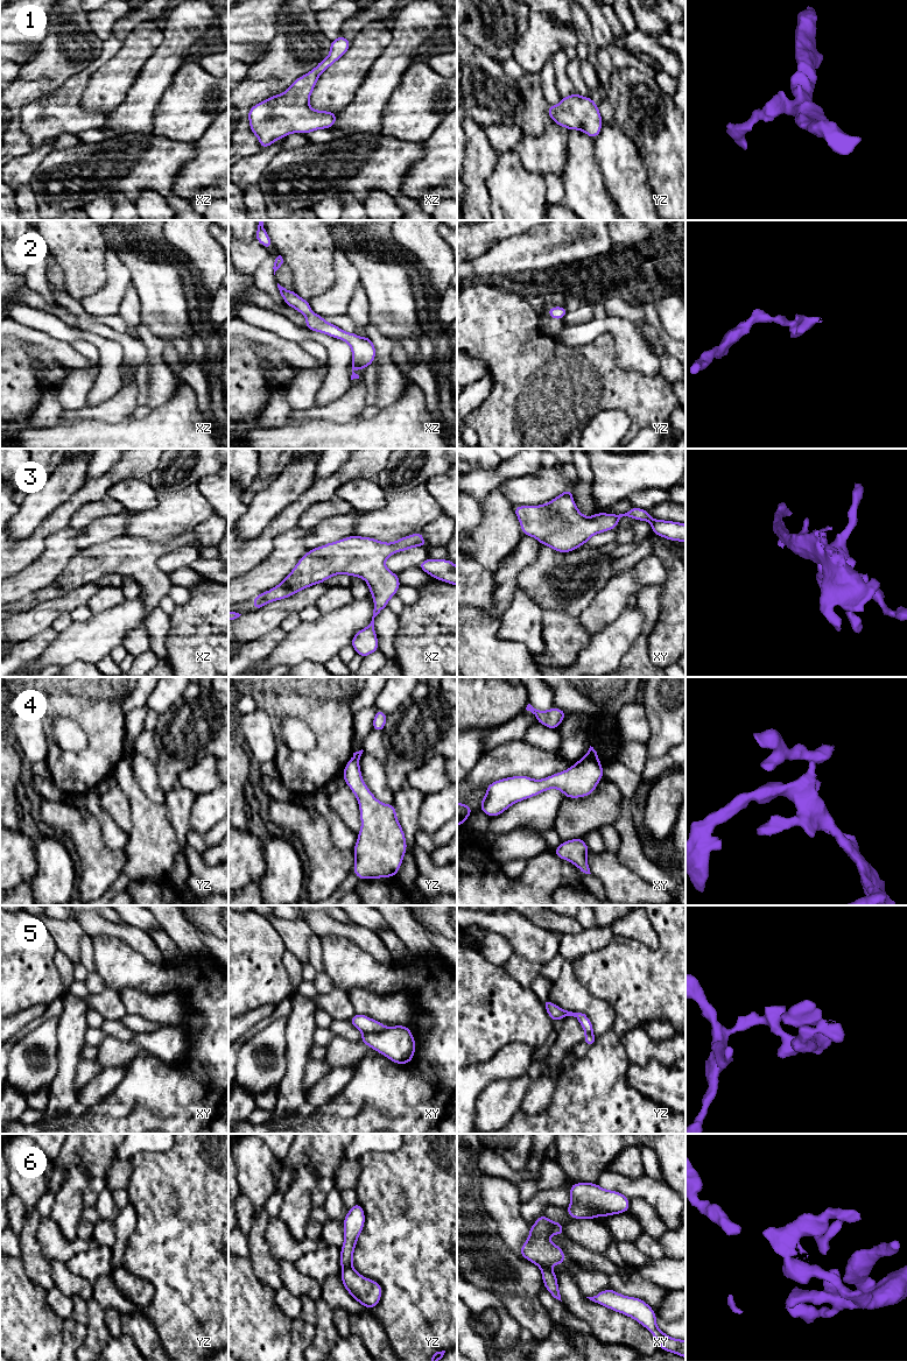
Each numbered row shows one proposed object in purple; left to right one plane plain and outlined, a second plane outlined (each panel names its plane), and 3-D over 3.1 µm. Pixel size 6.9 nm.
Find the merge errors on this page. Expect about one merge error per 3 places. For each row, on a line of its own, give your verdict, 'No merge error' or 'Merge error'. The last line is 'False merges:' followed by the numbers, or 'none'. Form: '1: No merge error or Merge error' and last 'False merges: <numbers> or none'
1: No merge error
2: No merge error
3: No merge error
4: Merge error
5: Merge error
6: Merge error
False merges: 4, 5, 6

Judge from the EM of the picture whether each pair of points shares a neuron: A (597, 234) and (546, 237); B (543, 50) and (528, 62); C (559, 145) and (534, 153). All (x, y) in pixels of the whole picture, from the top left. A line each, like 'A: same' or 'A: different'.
A: same
B: same
C: same

